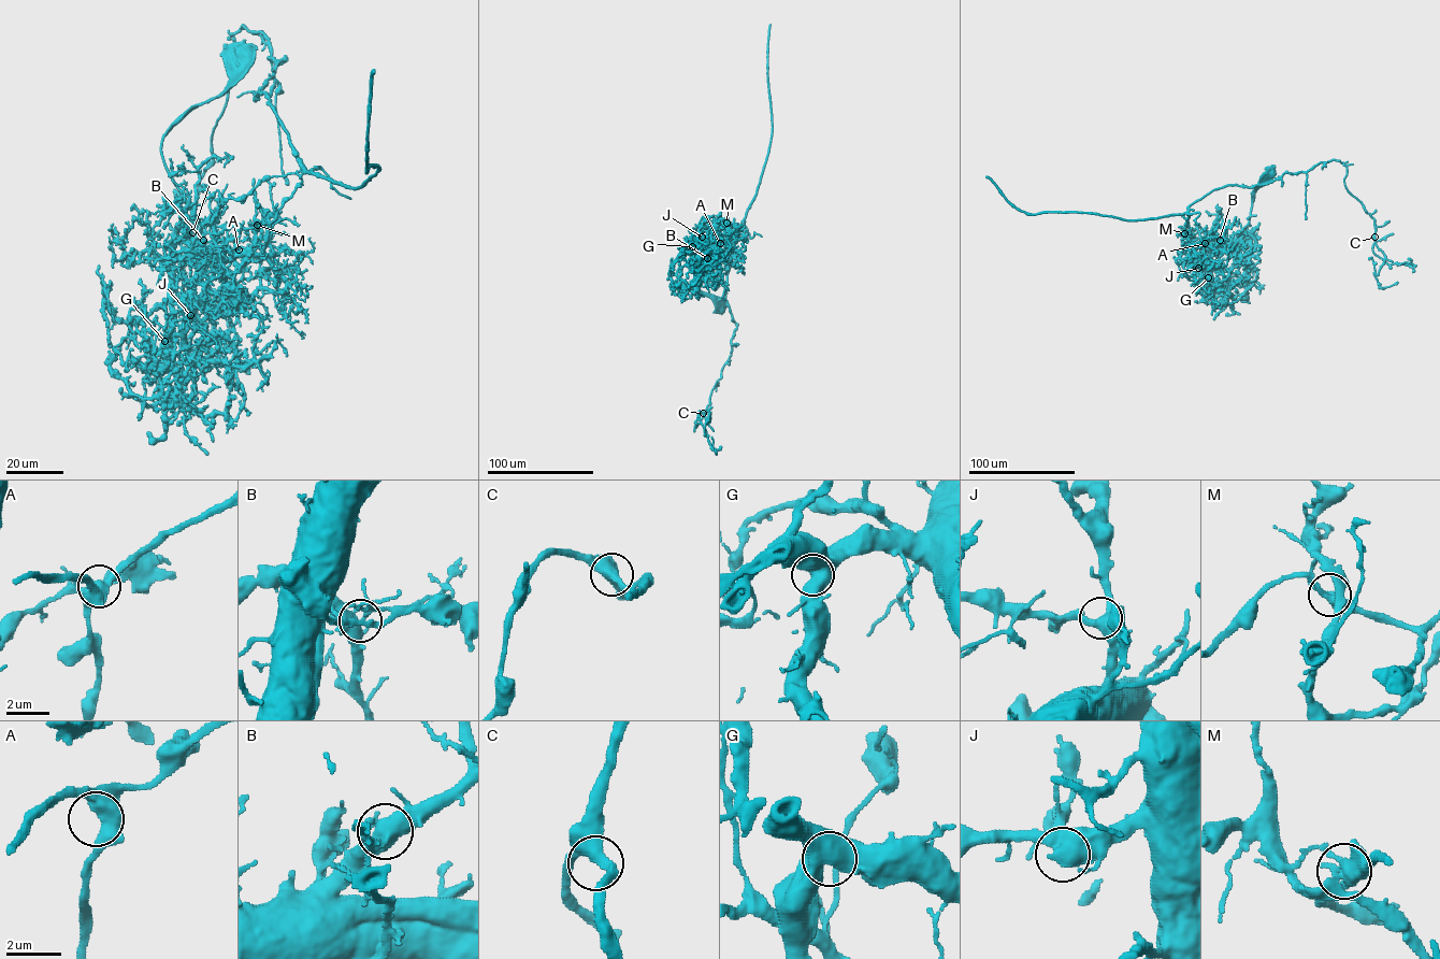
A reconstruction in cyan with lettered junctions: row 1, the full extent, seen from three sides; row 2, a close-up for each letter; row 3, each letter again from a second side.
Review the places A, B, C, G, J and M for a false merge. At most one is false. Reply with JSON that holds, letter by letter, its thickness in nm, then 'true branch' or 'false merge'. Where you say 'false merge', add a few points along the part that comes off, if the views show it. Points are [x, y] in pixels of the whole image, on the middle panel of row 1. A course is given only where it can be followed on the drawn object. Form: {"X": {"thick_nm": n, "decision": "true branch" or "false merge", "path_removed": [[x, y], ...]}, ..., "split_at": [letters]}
{"A": {"thick_nm": 500, "decision": "true branch"}, "B": {"thick_nm": 440, "decision": "true branch"}, "C": {"thick_nm": 480, "decision": "true branch"}, "G": {"thick_nm": 550, "decision": "true branch"}, "J": {"thick_nm": 420, "decision": "true branch"}, "M": {"thick_nm": 420, "decision": "false merge", "path_removed": [[726, 223], [744, 220], [725, 296], [736, 328], [703, 413], [707, 423], [710, 417], [705, 435]]}, "split_at": ["M"]}

